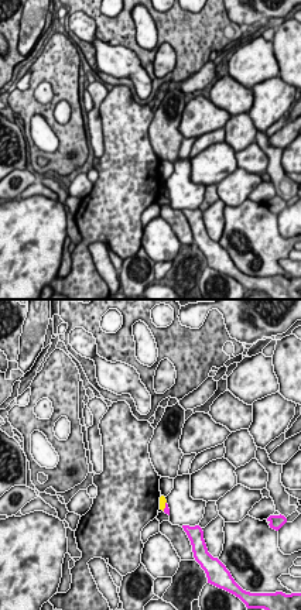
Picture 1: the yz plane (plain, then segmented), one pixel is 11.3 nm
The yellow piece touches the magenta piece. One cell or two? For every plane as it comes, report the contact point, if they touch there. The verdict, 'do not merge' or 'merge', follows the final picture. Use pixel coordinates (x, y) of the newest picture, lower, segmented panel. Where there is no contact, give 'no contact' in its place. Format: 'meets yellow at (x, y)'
meets yellow at (164, 506)

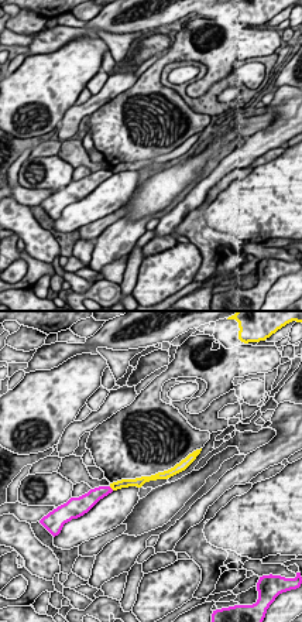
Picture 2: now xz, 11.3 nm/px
meets yellow at (112, 488)

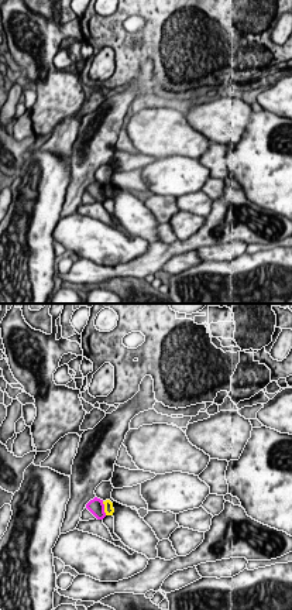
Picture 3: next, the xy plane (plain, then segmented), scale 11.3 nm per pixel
meets yellow at (105, 509)

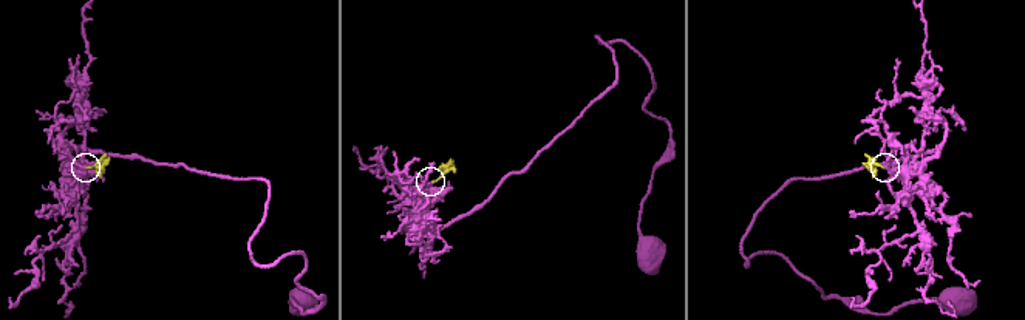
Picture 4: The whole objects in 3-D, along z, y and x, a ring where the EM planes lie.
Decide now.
do not merge

